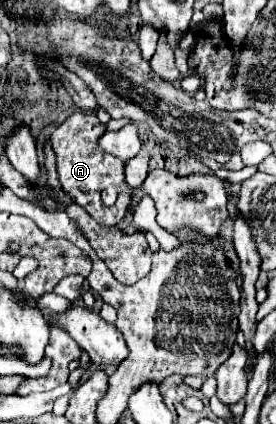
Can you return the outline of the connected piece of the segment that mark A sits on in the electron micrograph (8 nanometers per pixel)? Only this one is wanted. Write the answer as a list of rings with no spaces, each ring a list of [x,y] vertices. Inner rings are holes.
[[[75,112],[51,134],[51,144],[53,144],[53,150],[57,154],[57,170],[59,170],[59,182],[61,182],[63,190],[79,206],[83,206],[99,224],[115,226],[127,214],[131,192],[125,184],[125,174],[123,174],[125,164],[119,158],[113,158],[111,154],[101,152],[101,148],[97,144],[97,140],[101,138],[103,132],[105,132],[105,124],[101,124],[95,114]],[[107,186],[121,188],[119,200],[113,204],[113,208],[107,208],[101,202],[101,190]]]

